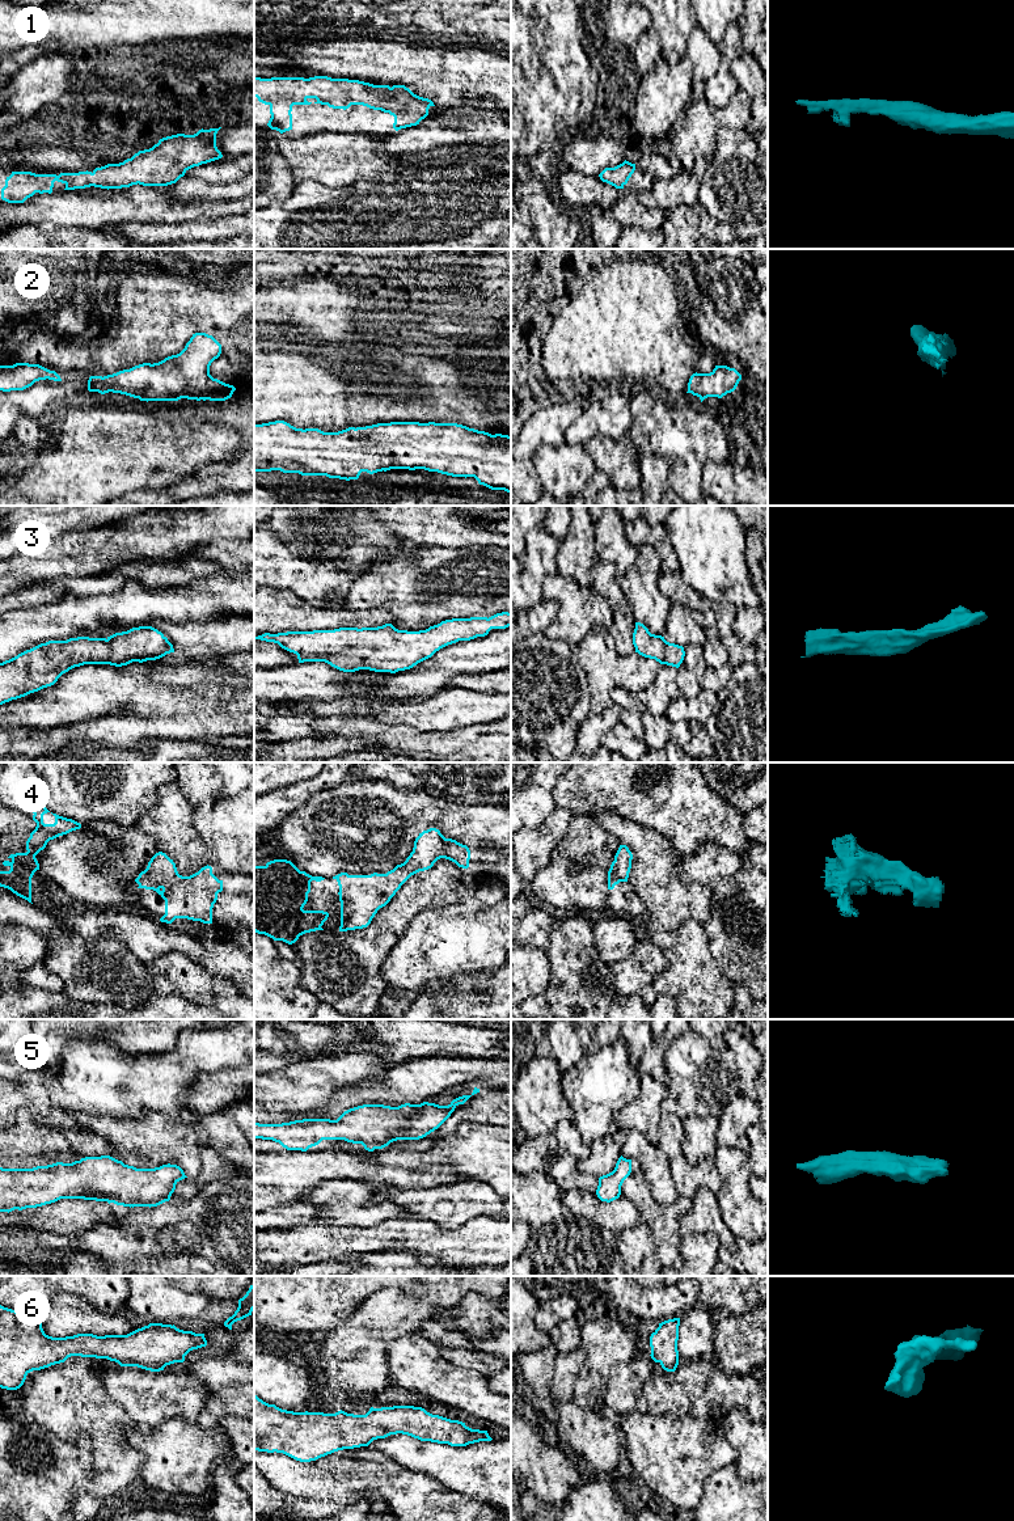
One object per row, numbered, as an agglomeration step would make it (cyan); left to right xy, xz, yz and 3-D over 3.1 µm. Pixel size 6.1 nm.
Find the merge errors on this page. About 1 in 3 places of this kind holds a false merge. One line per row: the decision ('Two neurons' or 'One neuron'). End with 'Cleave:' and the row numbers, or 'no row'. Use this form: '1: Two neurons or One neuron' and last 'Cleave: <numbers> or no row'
1: One neuron
2: One neuron
3: One neuron
4: One neuron
5: One neuron
6: One neuron
Cleave: no row

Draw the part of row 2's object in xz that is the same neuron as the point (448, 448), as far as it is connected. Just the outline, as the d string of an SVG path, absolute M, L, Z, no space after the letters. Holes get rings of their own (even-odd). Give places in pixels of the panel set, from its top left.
M284 421L254 424L254 472L280 470L301 476L326 476L339 479L358 479L362 472L369 474L390 469L424 469L452 477L474 477L479 485L511 494L511 436L469 428L457 423L390 422L366 427L348 427L338 432L318 428L296 428Z

